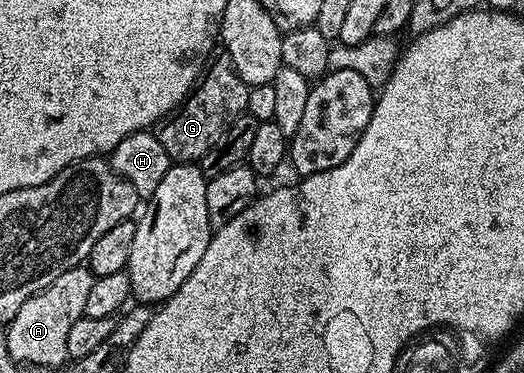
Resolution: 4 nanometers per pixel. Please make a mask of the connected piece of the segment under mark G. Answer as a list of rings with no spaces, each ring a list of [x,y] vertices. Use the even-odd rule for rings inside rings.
[[[221,52],[216,55],[216,58],[206,65],[189,97],[179,103],[171,113],[165,115],[155,127],[159,144],[167,148],[169,157],[174,163],[196,163],[205,155],[207,148],[211,148],[211,144],[219,140],[222,132],[240,114],[246,113],[251,88],[237,75],[237,69],[230,62],[228,54]]]

